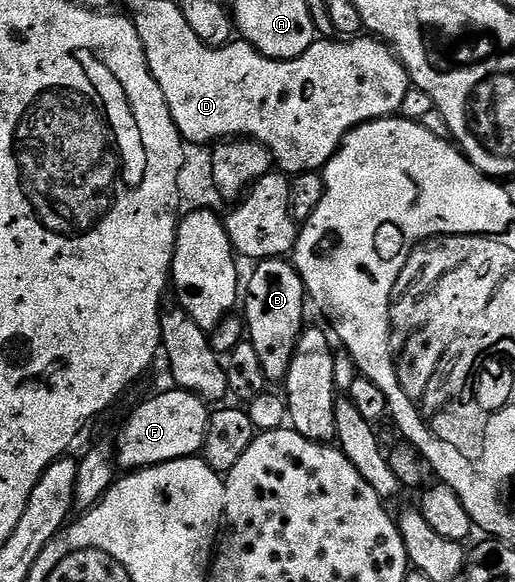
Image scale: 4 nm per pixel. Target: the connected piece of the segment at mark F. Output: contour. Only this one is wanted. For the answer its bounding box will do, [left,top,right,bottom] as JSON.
[113,388,208,470]

